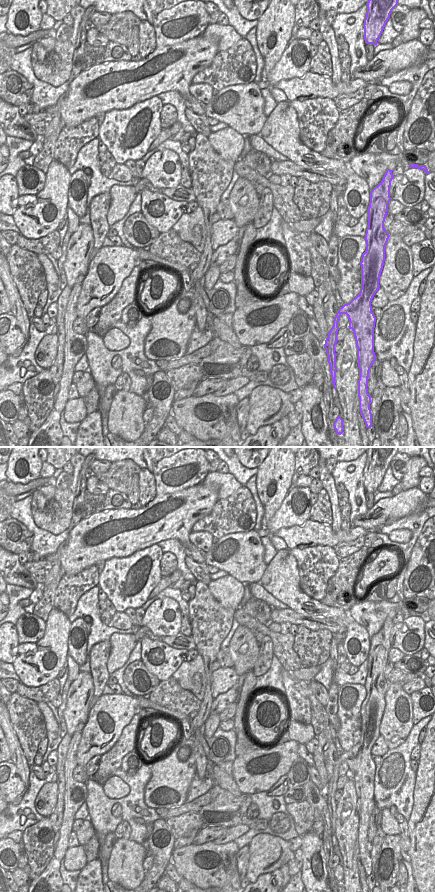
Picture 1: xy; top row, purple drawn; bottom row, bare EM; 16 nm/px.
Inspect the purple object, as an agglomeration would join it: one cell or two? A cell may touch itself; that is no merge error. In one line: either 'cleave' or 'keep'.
keep

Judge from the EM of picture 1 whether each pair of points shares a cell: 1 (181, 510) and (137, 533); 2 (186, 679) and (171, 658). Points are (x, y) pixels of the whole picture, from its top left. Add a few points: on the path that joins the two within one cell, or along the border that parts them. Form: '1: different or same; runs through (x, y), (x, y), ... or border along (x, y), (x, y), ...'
1: same; runs through (170, 516), (148, 526)
2: different; border along (184, 660), (171, 676)

